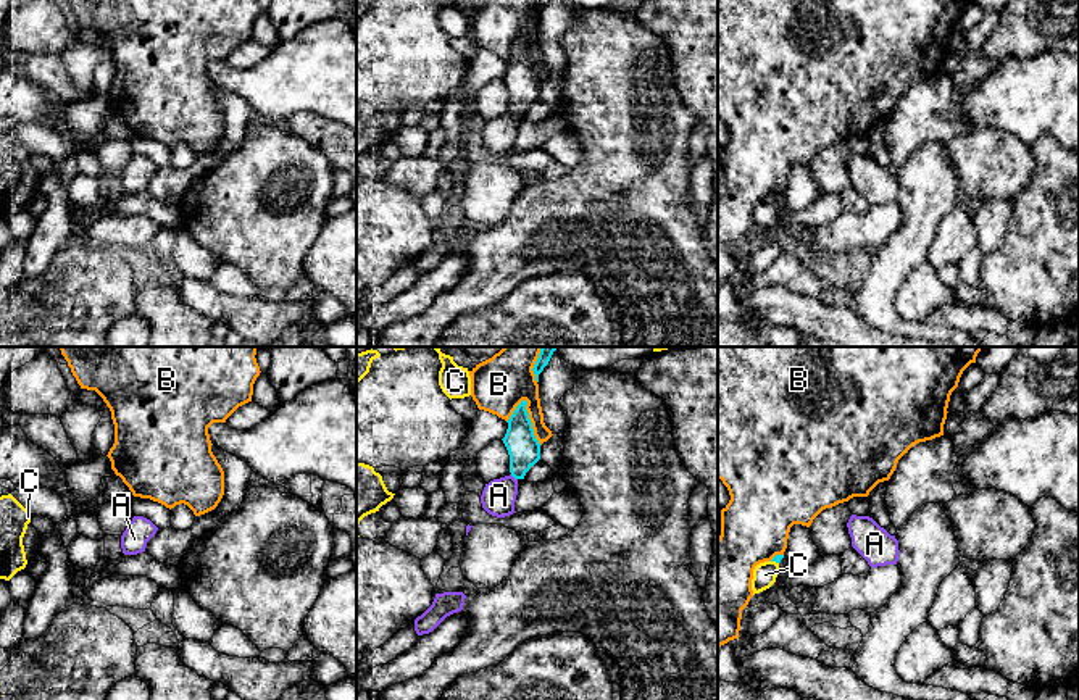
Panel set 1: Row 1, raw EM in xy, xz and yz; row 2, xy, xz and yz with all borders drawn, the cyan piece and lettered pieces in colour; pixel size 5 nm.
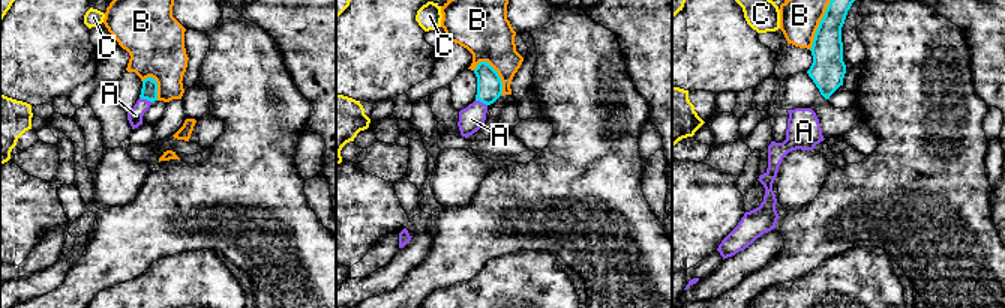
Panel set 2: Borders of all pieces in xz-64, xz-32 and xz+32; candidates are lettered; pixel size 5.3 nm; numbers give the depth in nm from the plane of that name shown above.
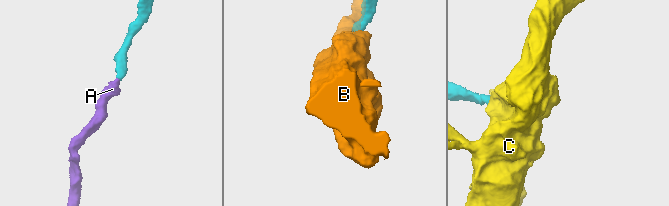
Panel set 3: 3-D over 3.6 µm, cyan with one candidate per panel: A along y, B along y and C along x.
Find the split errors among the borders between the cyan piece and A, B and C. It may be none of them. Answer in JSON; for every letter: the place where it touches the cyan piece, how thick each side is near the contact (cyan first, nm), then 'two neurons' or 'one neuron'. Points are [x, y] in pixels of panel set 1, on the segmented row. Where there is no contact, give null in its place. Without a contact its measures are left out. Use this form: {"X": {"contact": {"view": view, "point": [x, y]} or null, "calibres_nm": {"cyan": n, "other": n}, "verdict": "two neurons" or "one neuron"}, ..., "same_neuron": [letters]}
{"A": {"contact": {"view": "xz", "point": [513, 476]}, "calibres_nm": {"cyan": 160, "other": 170}, "verdict": "one neuron"}, "B": {"contact": {"view": "xz", "point": [529, 421]}, "calibres_nm": {"cyan": 160, "other": 280}, "verdict": "two neurons"}, "C": {"contact": {"view": "yz", "point": [774, 560]}, "calibres_nm": {"cyan": 40, "other": 120}, "verdict": "two neurons"}, "same_neuron": ["A"]}

